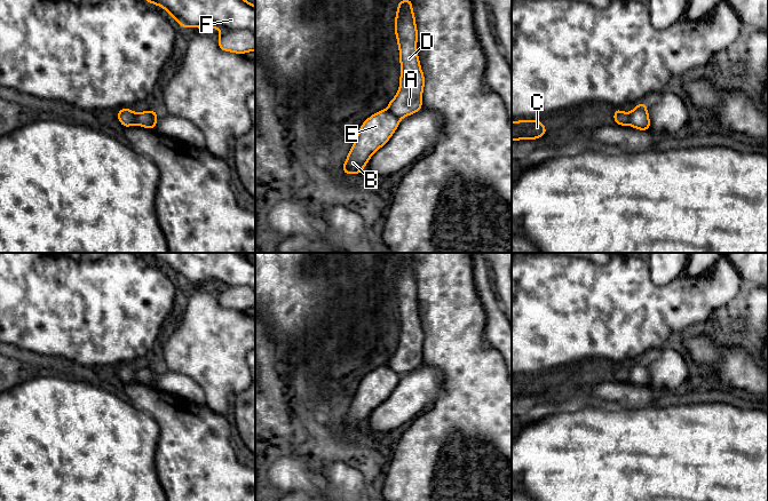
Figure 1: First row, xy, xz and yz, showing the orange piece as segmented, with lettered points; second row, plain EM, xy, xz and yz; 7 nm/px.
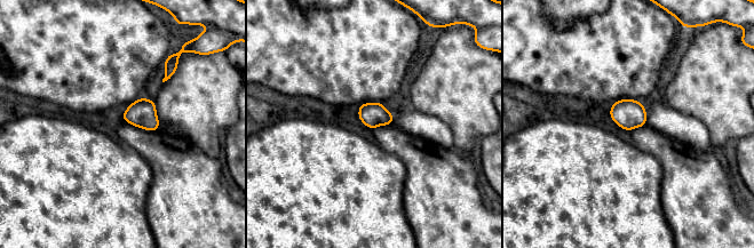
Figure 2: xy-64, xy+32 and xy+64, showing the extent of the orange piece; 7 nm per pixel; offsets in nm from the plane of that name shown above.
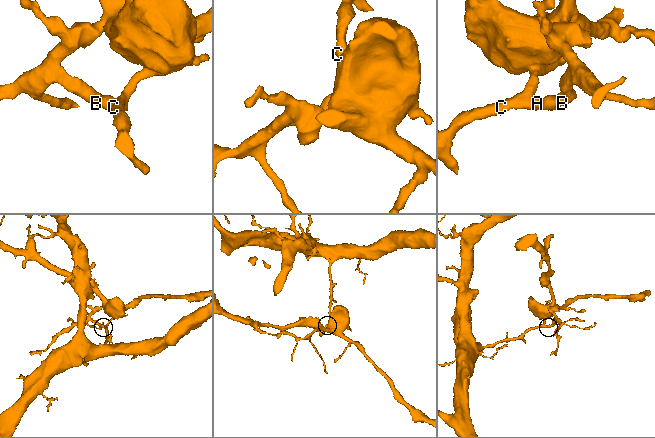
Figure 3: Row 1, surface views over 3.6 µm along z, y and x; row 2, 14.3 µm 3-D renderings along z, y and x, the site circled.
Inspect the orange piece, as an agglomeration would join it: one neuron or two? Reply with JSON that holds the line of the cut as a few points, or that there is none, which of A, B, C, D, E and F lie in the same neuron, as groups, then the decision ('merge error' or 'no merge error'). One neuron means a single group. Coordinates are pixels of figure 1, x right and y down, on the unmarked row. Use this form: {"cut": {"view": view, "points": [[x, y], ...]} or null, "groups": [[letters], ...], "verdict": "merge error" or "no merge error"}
{"cut": {"view": "xz", "points": [[387, 365], [400, 375]]}, "groups": [["A", "C", "D"], ["B", "E", "F"]], "verdict": "merge error"}

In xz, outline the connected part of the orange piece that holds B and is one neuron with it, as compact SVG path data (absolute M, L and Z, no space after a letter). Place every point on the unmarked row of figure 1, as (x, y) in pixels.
M388 365L369 373L359 383L355 398L346 414L342 427L346 431L362 430L372 411L382 404L398 384L401 375Z

